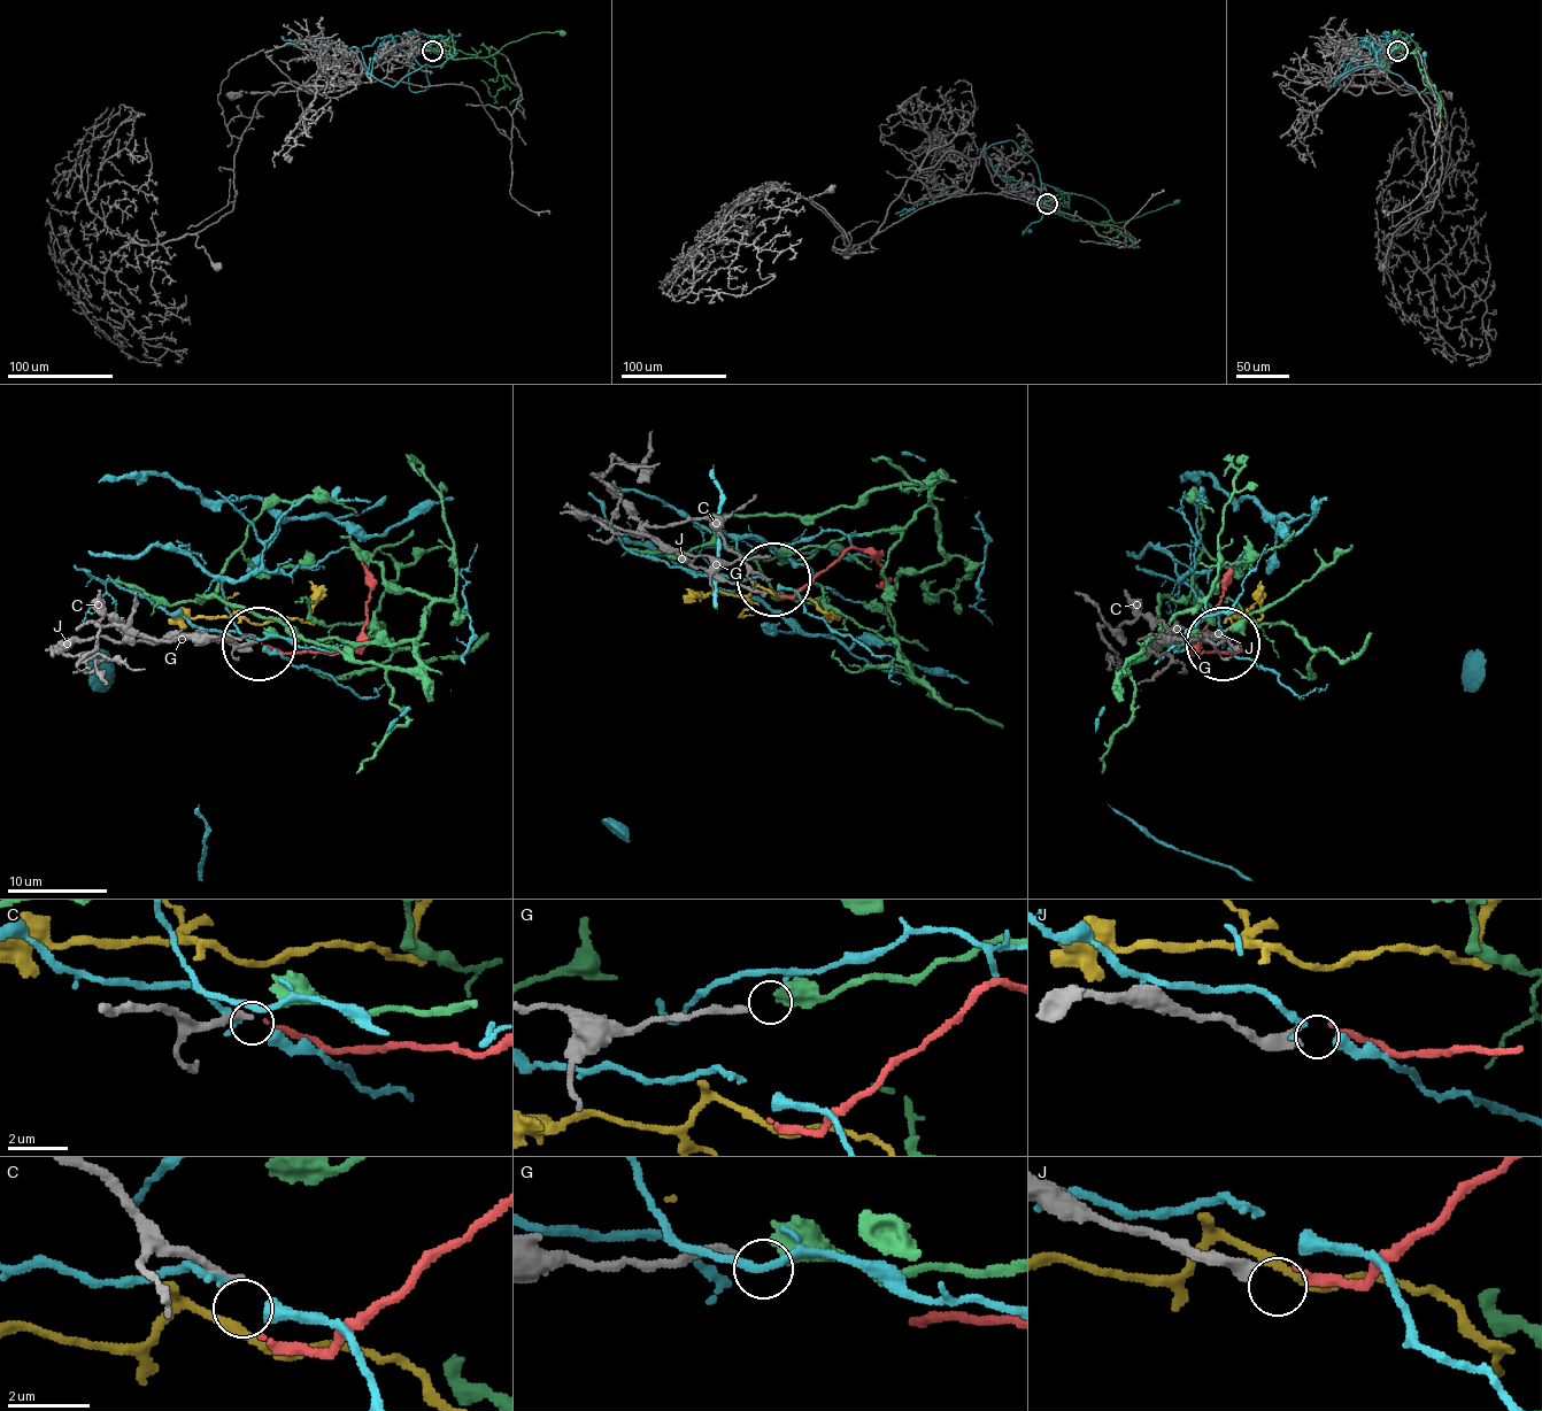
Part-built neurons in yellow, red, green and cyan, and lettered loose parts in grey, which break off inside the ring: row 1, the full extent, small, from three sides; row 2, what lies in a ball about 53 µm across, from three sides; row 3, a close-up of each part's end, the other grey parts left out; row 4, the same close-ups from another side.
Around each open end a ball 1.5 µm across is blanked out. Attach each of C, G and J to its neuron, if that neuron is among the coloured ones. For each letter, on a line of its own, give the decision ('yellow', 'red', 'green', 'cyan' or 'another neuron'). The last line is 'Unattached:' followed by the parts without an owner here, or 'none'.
C: another neuron
G: green
J: red
Unattached: C

